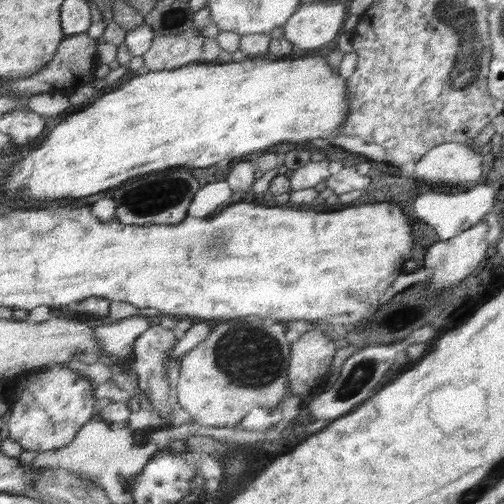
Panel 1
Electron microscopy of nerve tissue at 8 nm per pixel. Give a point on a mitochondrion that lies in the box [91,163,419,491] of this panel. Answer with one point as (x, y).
(249, 356)

